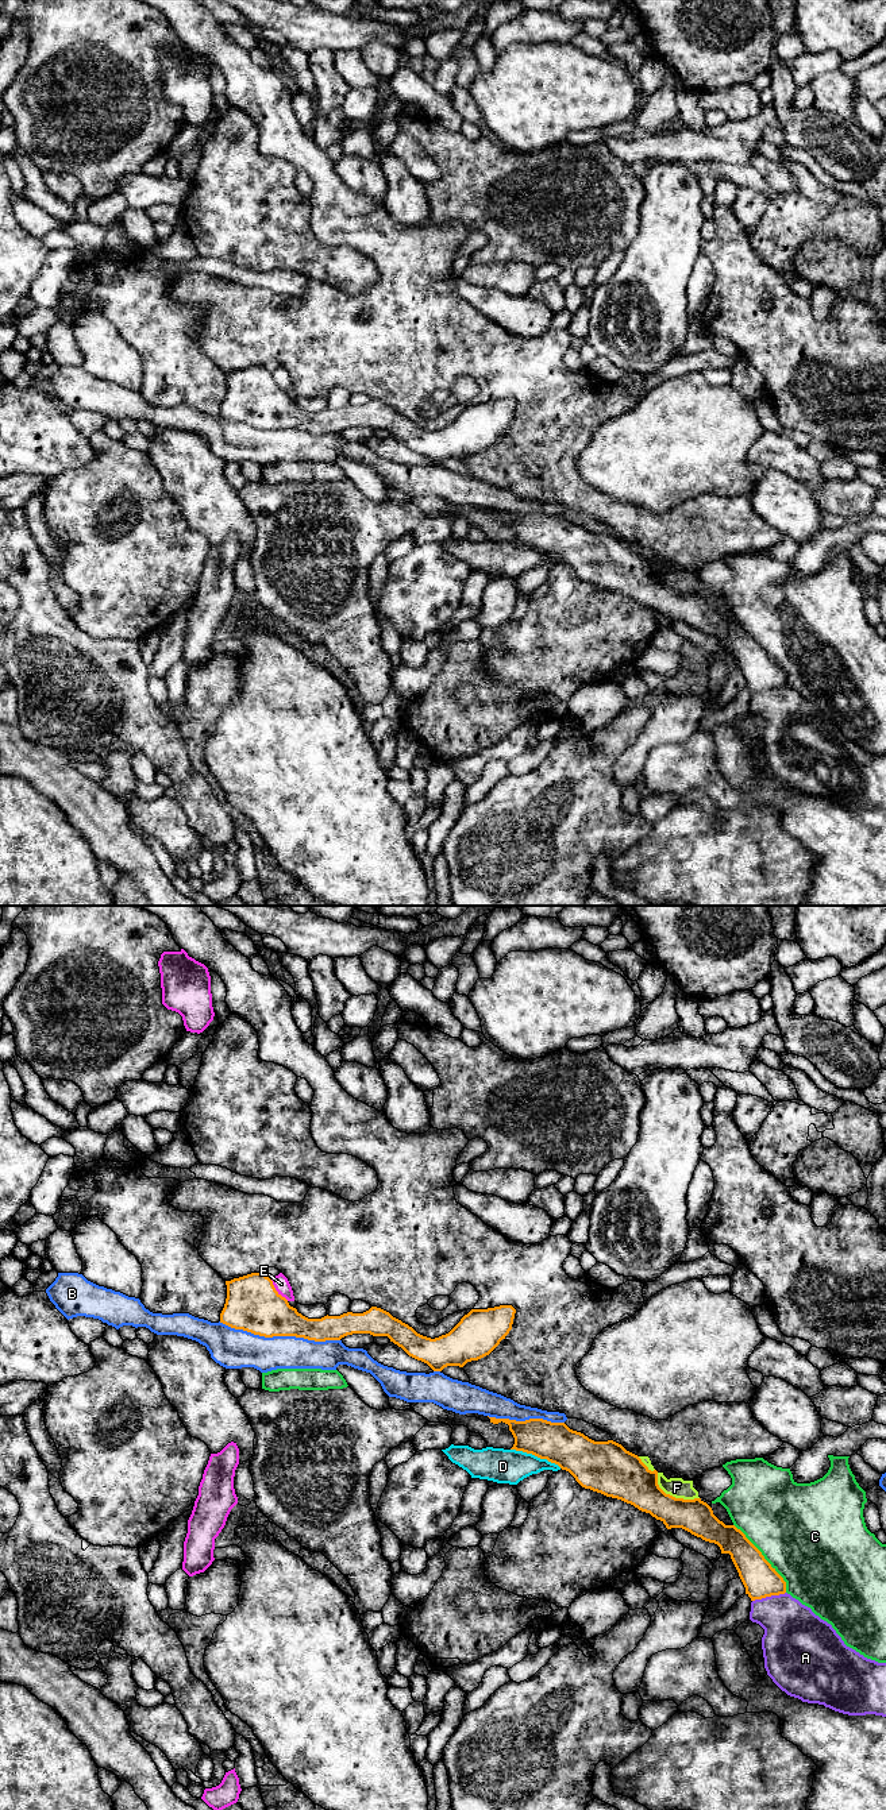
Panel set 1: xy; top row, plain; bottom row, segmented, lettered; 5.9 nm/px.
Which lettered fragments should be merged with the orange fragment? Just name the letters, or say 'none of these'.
none of these

